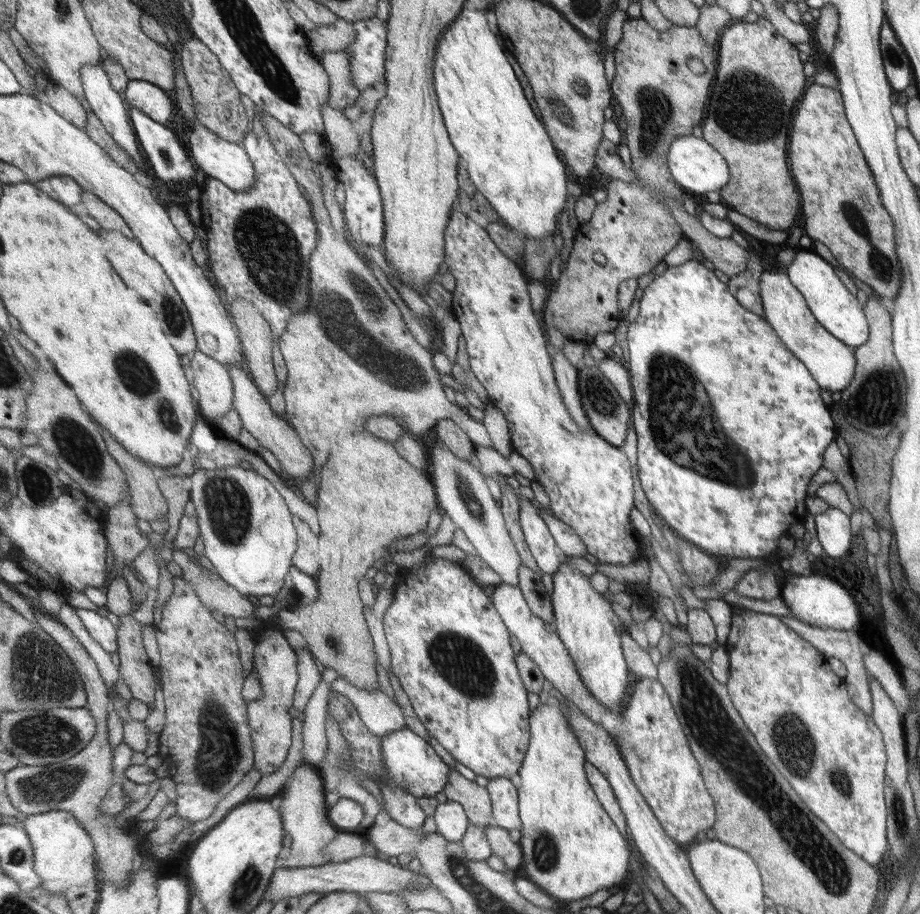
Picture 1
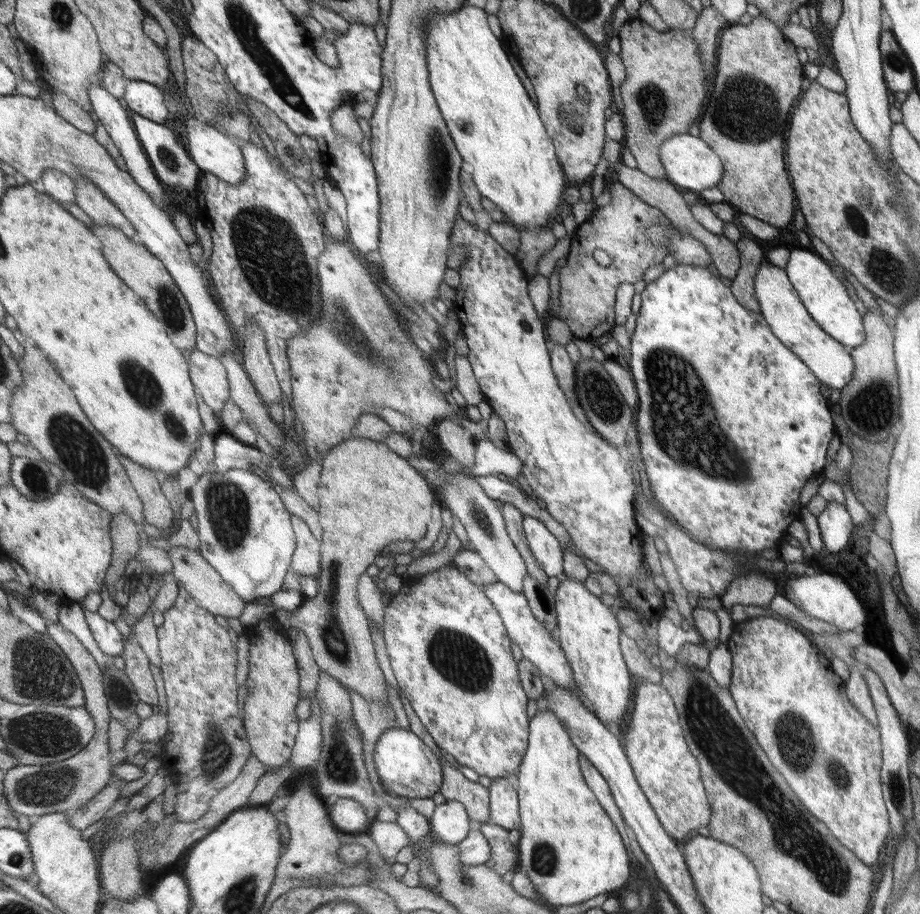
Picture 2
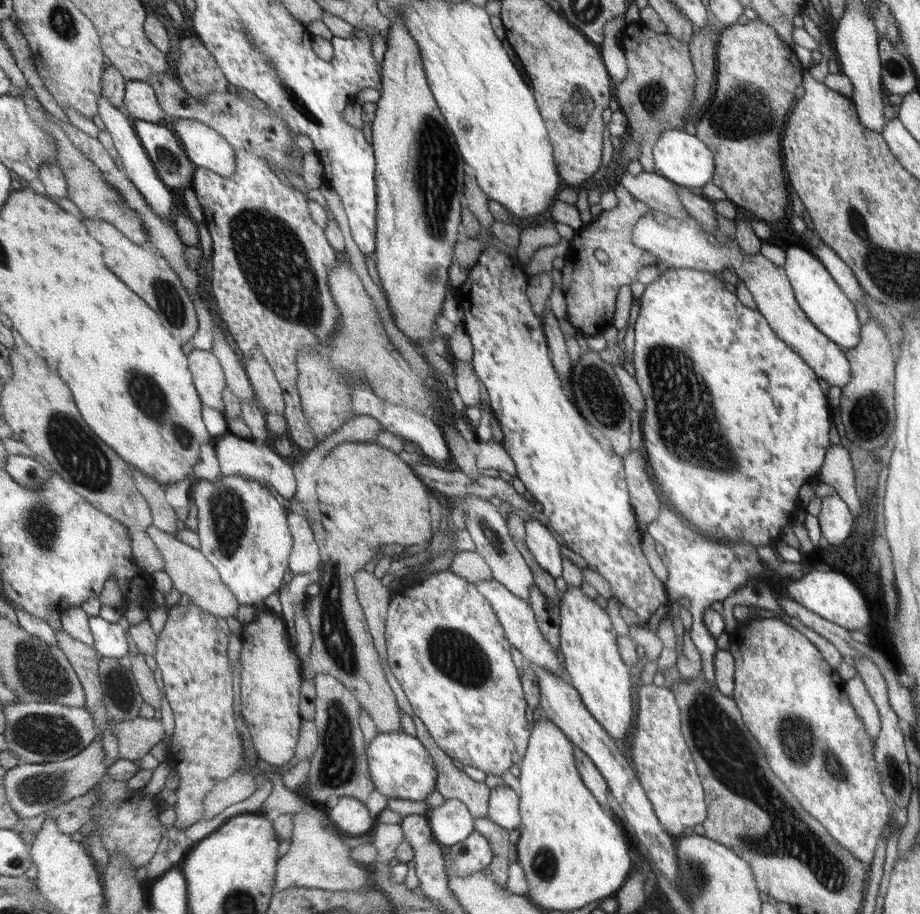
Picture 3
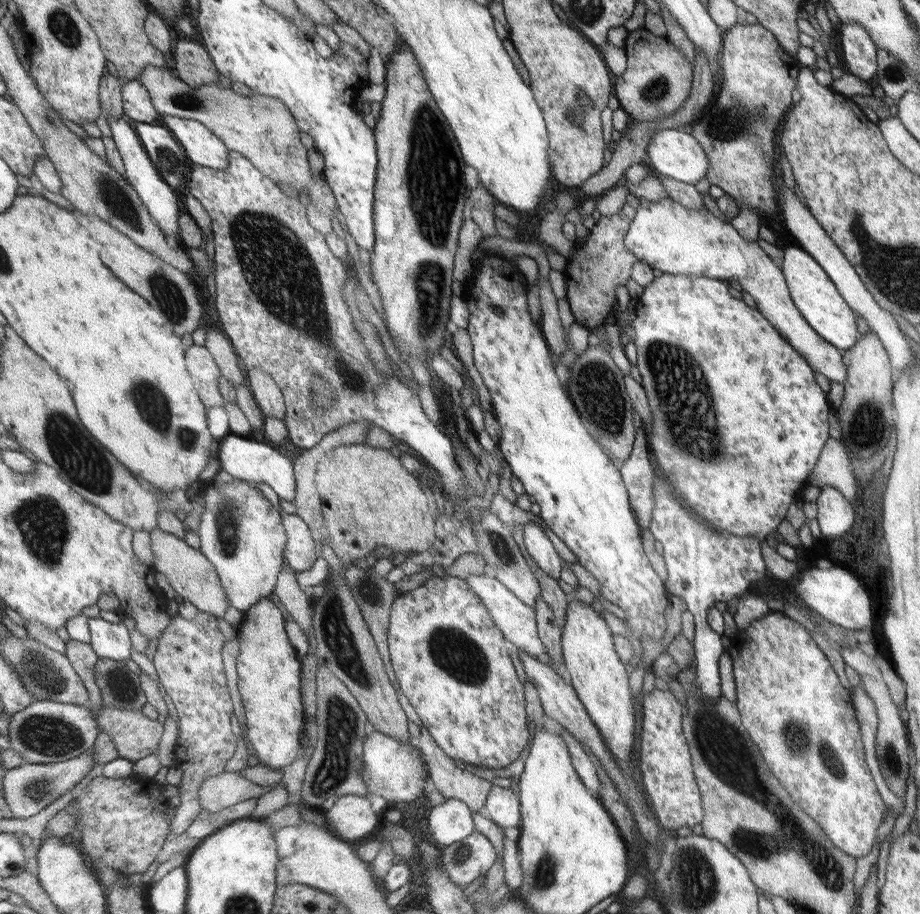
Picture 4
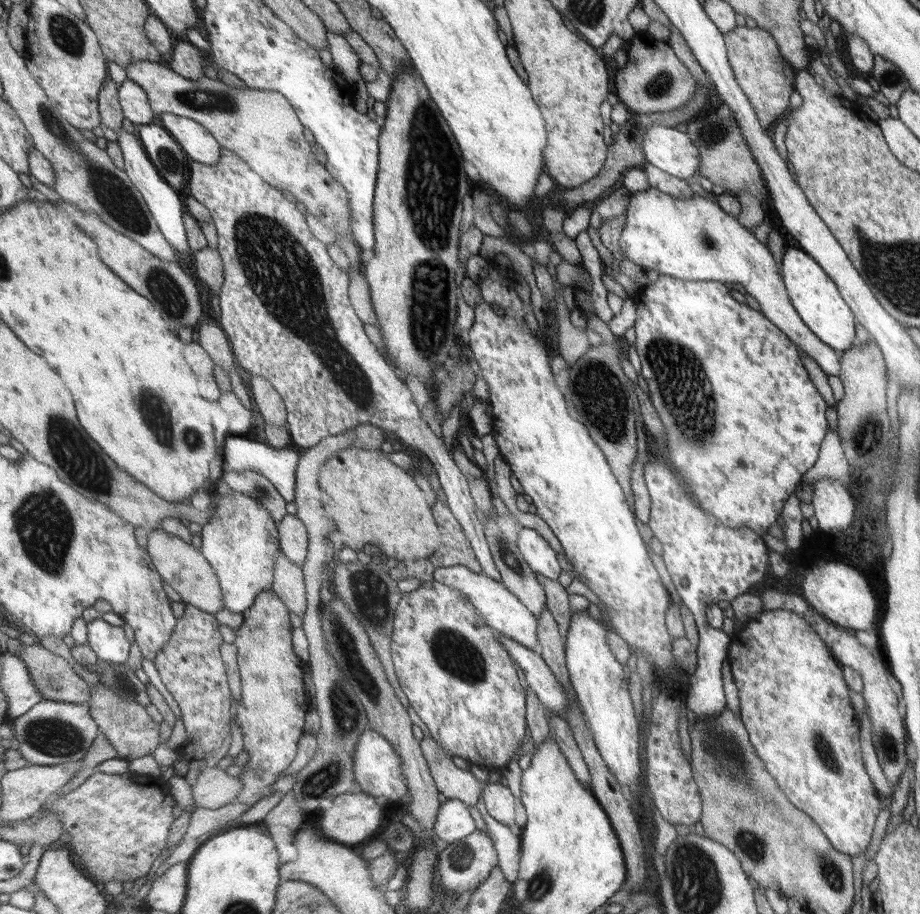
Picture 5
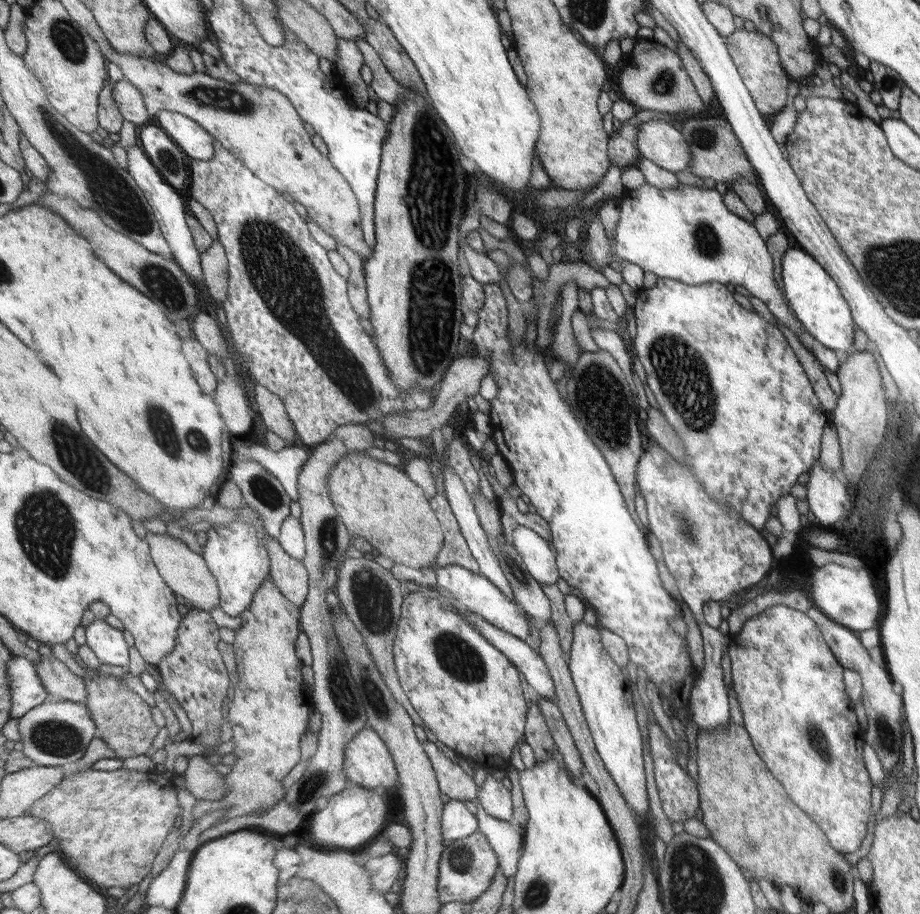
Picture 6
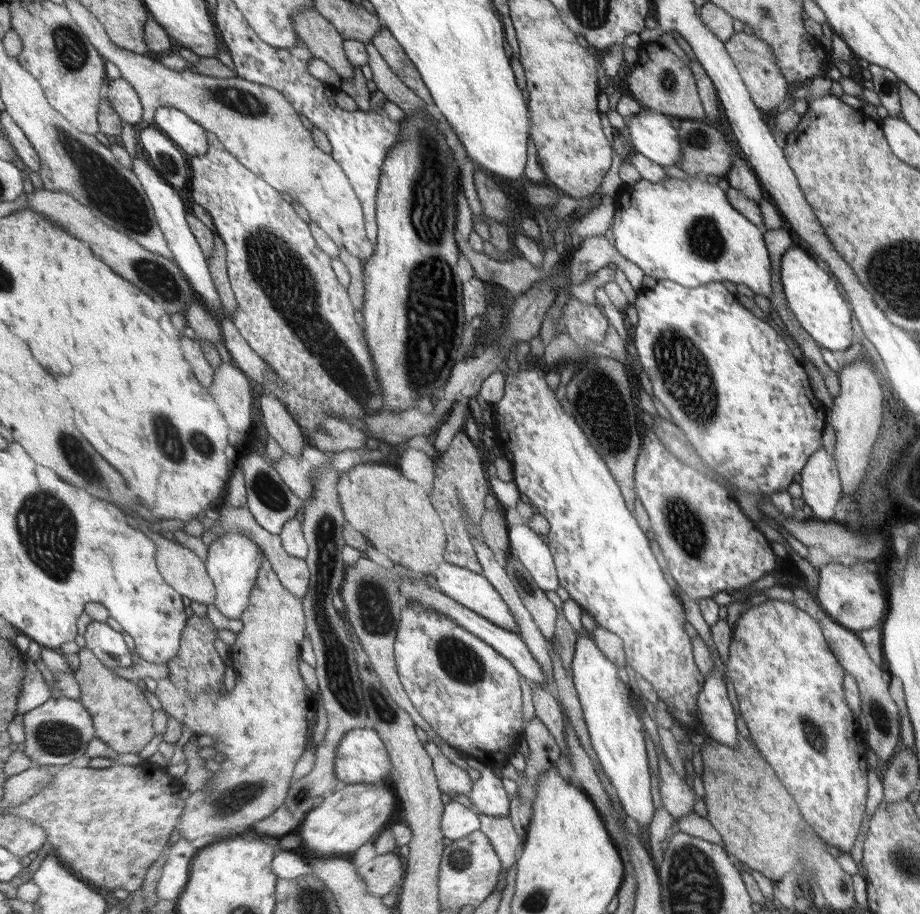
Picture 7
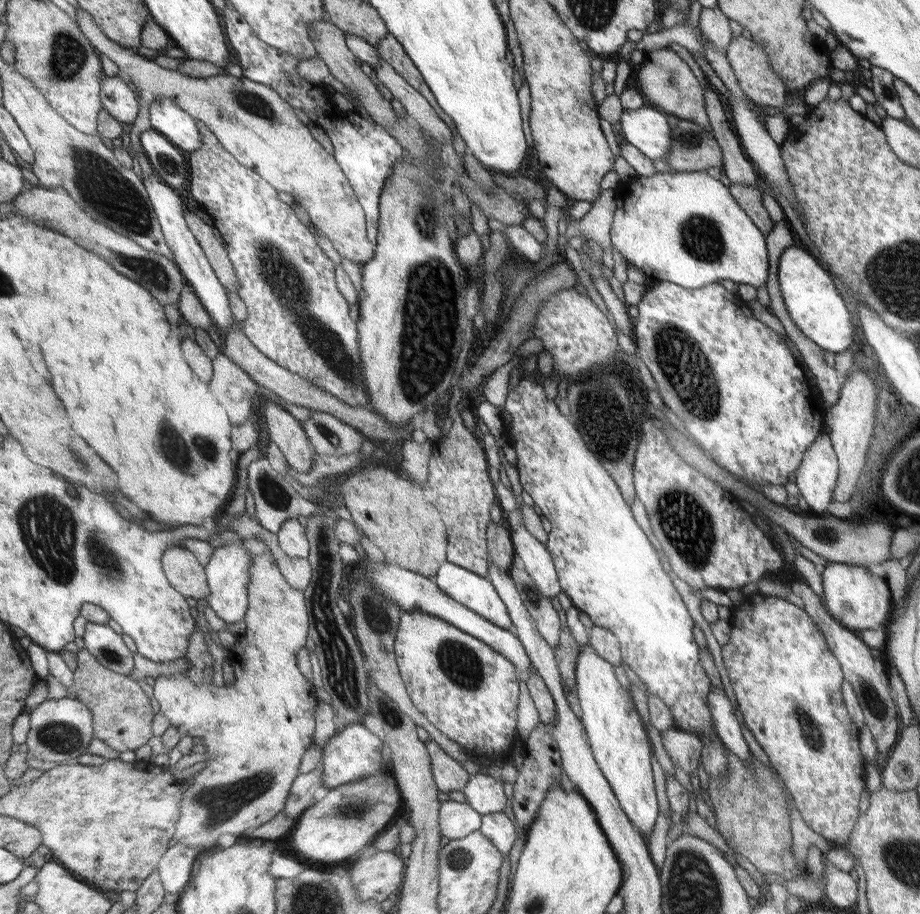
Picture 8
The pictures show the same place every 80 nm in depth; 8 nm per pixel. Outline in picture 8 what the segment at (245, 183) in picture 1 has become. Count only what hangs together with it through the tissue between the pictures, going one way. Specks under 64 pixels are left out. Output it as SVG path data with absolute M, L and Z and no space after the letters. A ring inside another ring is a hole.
M160 98L151 106L153 129L164 134L185 152L195 152L203 146L196 118L183 110L172 98Z

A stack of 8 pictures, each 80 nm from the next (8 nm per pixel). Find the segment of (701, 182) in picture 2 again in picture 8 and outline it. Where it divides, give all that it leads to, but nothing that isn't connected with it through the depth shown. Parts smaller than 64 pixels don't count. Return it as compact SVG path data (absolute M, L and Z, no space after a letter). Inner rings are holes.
M644 106L637 110L624 110L620 116L624 142L634 146L649 160L664 160L671 146L665 117L661 111Z

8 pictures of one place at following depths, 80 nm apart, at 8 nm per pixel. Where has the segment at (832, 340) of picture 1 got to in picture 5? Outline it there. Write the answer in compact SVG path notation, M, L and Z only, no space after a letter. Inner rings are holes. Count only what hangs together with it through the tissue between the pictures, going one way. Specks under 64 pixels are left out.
M648 187L629 196L620 241L626 259L645 271L656 270L659 275L688 281L740 284L757 301L761 315L787 335L826 375L838 377L841 359L799 318L782 281L781 267L751 230L743 227L734 216L727 215L717 201L713 203L695 192L689 198L675 198Z

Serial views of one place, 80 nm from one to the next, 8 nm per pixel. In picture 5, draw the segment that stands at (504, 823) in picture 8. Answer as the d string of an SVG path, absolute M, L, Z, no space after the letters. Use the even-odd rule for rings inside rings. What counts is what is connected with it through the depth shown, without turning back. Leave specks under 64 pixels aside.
M477 802L477 813L485 821L485 834L490 838L495 850L498 851L498 867L503 873L504 879L514 884L518 877L518 860L520 857L520 836L514 836L508 826L497 822L487 814L483 802Z

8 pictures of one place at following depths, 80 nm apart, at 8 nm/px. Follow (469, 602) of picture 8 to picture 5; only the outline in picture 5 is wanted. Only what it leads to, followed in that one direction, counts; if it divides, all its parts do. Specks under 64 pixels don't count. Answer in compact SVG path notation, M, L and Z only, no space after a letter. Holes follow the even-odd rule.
M456 565L447 568L433 570L432 579L442 582L447 586L454 587L467 598L467 600L479 611L482 618L502 636L510 638L525 648L533 648L537 642L537 616L526 606L523 606L519 599L507 590L503 583L488 577L483 573L474 574L466 567Z

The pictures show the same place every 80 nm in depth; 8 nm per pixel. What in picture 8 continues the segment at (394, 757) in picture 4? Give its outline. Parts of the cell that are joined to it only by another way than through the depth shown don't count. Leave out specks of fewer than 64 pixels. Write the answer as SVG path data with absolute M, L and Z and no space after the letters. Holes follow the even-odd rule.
M351 723L336 730L331 738L322 747L322 759L319 764L323 768L323 786L331 789L349 782L359 781L375 775L378 771L387 768L381 759L382 742L361 723Z

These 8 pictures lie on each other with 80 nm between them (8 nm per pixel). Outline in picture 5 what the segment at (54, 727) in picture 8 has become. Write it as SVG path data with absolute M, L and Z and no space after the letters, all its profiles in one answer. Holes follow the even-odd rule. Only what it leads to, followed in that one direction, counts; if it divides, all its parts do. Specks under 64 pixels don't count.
M43 699L33 708L10 723L13 736L18 740L18 750L31 765L57 766L81 762L100 735L100 728L93 718L90 703L75 704Z

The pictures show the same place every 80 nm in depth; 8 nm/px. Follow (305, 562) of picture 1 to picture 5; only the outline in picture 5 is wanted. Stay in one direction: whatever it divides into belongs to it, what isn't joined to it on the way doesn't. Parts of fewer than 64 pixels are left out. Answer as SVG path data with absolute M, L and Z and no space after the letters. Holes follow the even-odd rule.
M285 513L277 523L280 553L295 567L302 569L308 549L305 525L295 516Z

